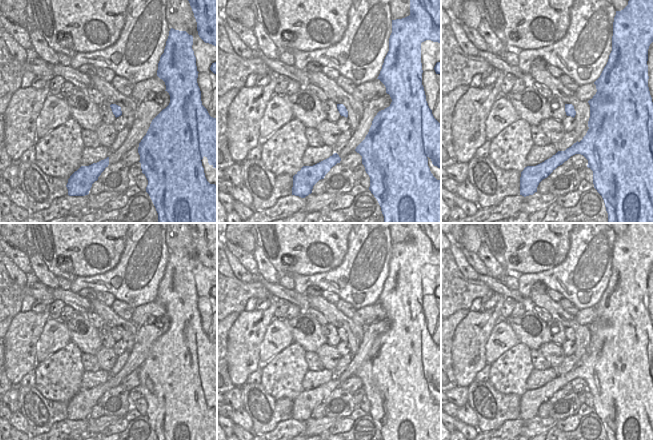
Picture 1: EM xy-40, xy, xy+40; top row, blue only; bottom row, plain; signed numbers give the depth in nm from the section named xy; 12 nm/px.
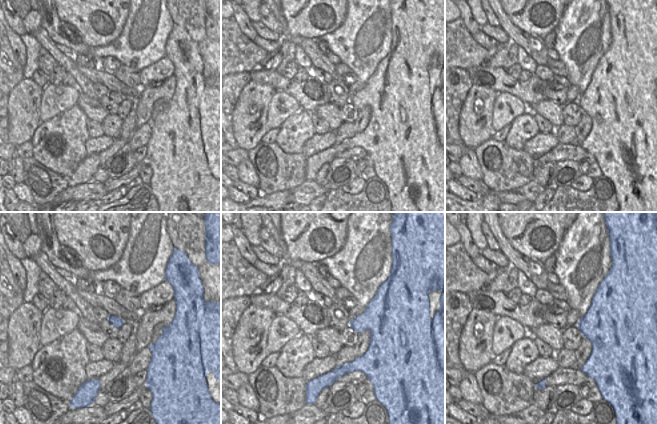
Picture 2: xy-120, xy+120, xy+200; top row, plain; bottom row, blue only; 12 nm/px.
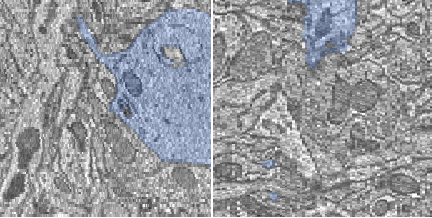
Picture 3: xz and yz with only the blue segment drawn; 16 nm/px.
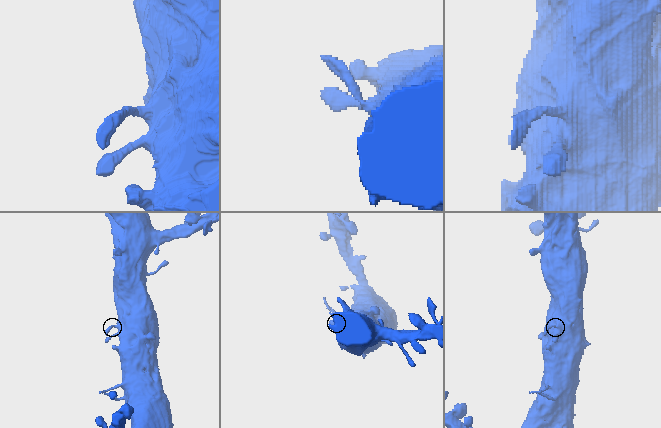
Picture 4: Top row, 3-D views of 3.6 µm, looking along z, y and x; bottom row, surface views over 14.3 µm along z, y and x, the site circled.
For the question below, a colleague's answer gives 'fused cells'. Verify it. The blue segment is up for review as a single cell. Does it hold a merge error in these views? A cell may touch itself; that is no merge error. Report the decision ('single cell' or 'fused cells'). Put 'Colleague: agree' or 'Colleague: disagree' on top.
Colleague: disagree
single cell

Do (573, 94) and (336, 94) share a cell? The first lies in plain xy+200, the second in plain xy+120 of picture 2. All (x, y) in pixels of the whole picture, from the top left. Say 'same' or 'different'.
different

